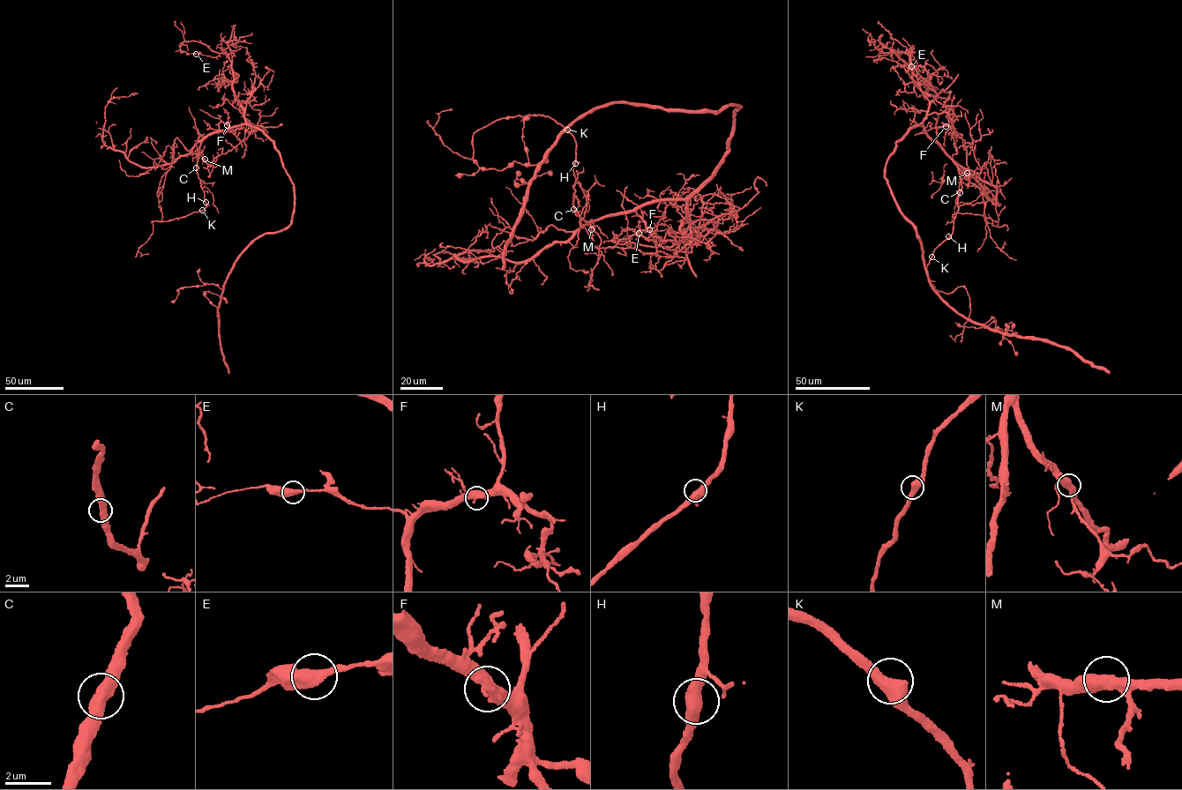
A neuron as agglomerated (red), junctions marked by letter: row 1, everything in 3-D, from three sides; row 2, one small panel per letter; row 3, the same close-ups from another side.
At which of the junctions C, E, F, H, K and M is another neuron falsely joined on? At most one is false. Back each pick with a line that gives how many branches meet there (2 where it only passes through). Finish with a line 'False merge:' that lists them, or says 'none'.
E: 2
False merge: E

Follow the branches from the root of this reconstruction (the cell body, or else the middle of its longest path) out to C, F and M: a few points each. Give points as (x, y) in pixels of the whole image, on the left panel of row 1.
C: (273, 140), (262, 130), (245, 124), (210, 133), (204, 137), (199, 147), (196, 167)
F: (273, 140), (262, 130), (246, 124), (220, 130), (219, 122), (227, 125)
M: (273, 140), (262, 130), (248, 125), (233, 126), (205, 137), (199, 151), (205, 159)

